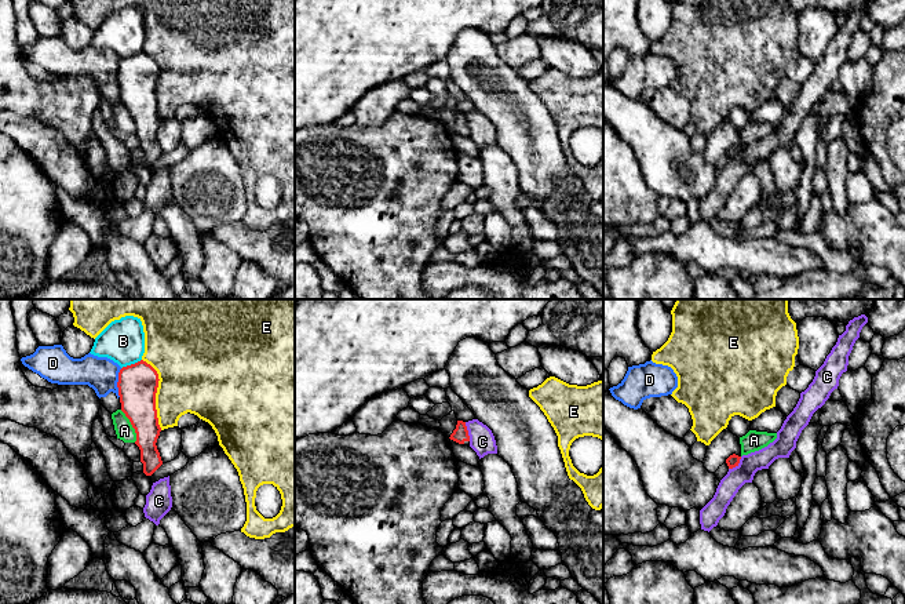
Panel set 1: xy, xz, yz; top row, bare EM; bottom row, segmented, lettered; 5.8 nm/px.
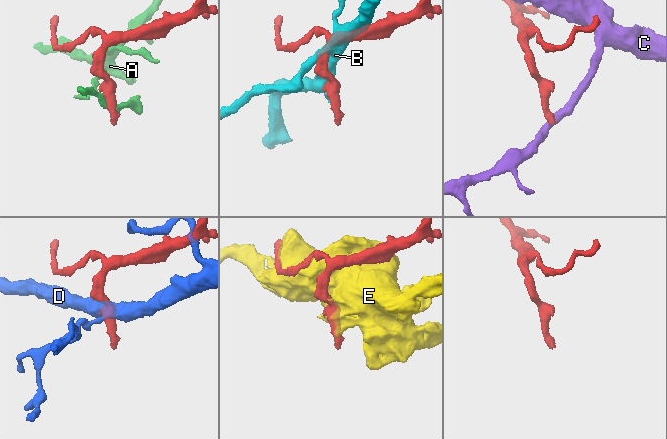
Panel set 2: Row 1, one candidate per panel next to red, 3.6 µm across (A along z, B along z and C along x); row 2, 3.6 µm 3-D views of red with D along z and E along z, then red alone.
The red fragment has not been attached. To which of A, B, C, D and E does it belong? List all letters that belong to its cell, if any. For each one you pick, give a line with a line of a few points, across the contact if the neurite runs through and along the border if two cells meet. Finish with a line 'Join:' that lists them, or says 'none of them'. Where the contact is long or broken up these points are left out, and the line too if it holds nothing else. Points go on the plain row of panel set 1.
Join: none of them

